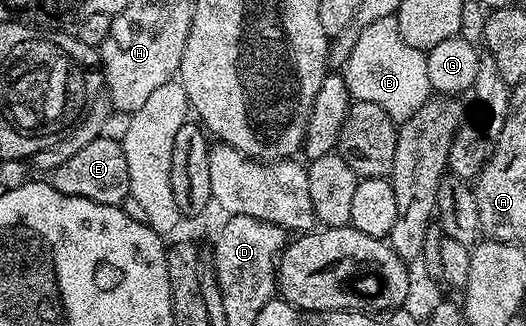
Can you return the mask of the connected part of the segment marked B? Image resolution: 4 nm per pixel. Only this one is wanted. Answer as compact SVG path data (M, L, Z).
M395 16L370 22L360 34L354 50L342 67L342 75L353 101L374 102L397 122L410 119L433 95L427 73L427 58L421 49L402 38Z

